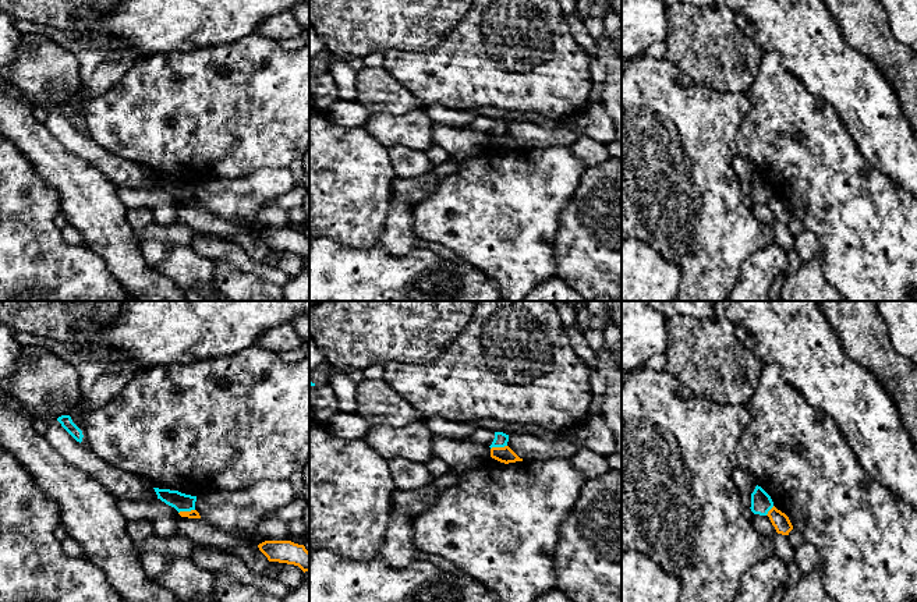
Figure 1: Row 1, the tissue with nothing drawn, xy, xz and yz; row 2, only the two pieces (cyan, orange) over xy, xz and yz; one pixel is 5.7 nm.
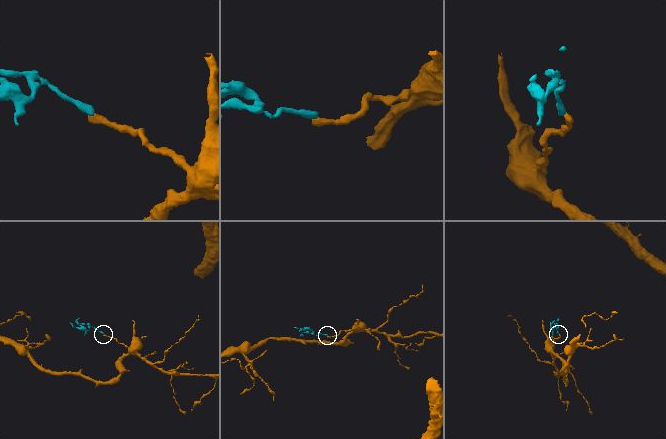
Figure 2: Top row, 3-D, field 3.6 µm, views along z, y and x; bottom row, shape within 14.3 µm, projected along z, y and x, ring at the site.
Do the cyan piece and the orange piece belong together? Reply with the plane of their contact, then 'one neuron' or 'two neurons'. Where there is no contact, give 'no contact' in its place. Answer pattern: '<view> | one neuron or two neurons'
xy | two neurons

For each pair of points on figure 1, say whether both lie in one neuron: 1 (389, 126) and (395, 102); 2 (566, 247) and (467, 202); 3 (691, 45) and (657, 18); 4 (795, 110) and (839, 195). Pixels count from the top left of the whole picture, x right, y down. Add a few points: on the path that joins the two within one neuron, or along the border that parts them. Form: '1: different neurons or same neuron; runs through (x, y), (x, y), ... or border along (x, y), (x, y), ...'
1: different neurons; border along (422, 107), (402, 114), (371, 113)
2: different neurons; border along (563, 211), (559, 219), (553, 275)
3: different neurons; border along (668, 14), (668, 36), (664, 42)
4: same neuron; runs through (806, 131), (810, 137), (811, 162), (821, 174)

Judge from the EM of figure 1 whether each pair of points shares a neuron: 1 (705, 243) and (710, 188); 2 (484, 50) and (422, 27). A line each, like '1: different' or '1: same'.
1: same
2: different

